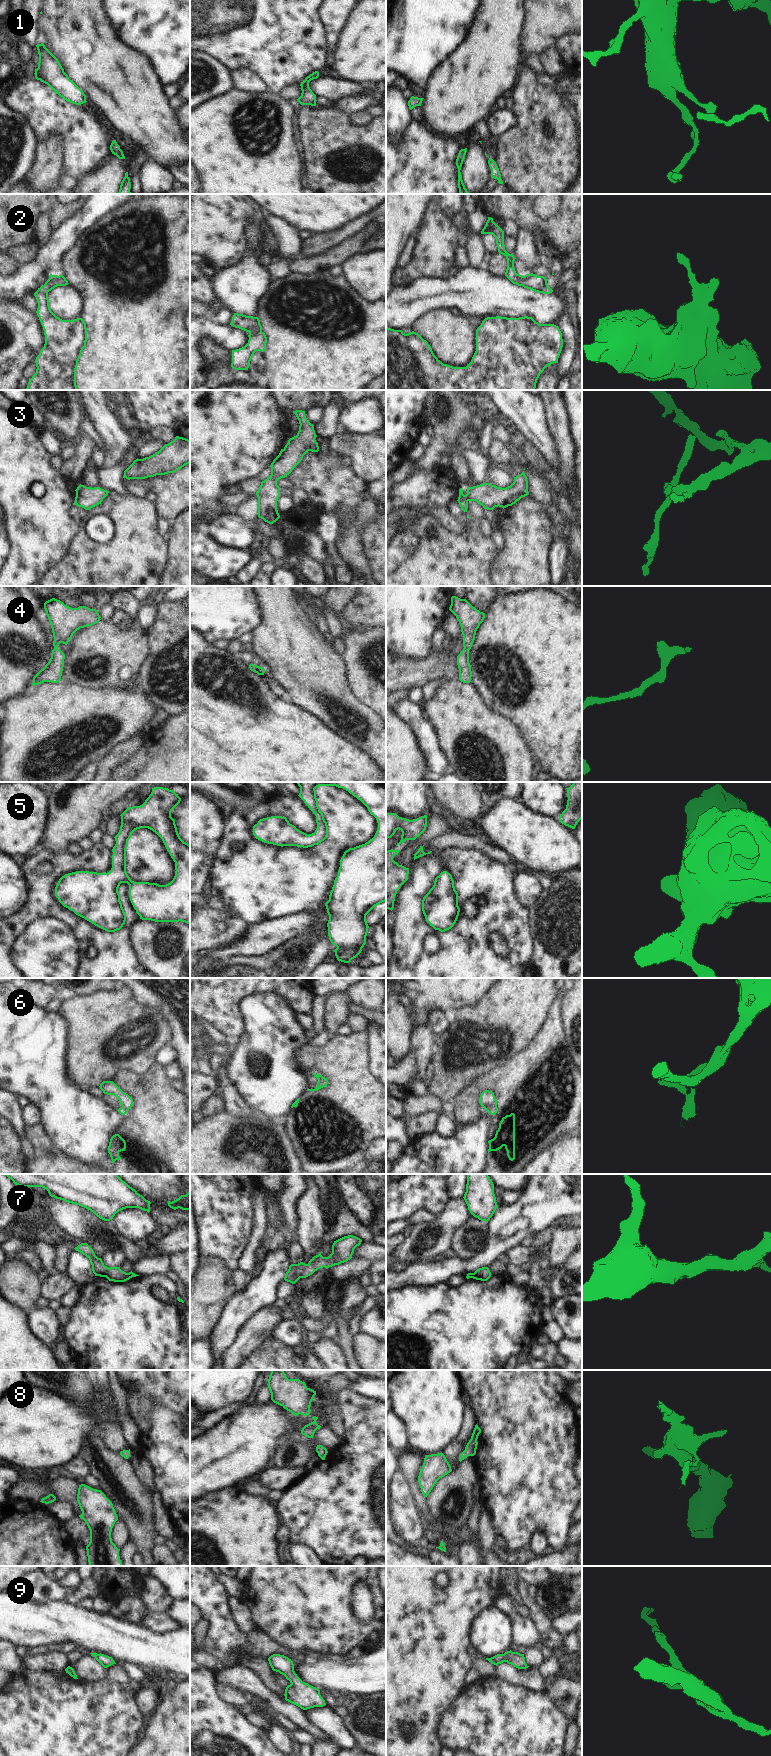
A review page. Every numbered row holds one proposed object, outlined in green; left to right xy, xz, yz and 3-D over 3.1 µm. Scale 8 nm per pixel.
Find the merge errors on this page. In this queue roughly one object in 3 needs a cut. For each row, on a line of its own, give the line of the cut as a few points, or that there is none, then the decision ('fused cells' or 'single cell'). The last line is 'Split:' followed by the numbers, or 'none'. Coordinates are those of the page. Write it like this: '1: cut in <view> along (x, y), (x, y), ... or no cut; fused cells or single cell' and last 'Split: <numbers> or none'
1: no cut; single cell
2: no cut; single cell
3: no cut; single cell
4: no cut; single cell
5: no cut; single cell
6: cut in yz along (496, 1105), (486, 1110); fused cells
7: no cut; single cell
8: no cut; single cell
9: no cut; single cell
Split: 6

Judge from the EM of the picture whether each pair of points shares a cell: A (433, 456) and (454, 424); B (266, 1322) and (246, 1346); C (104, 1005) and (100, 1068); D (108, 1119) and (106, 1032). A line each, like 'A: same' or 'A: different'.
A: same
B: same
C: same
D: different

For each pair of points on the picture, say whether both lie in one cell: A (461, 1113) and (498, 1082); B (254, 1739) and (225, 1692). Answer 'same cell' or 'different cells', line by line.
A: same cell
B: different cells

